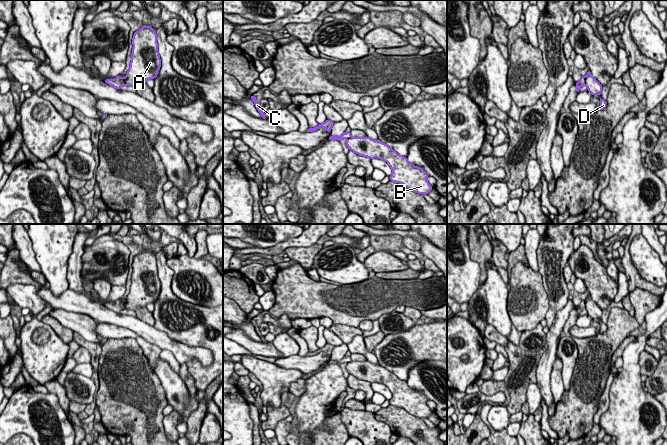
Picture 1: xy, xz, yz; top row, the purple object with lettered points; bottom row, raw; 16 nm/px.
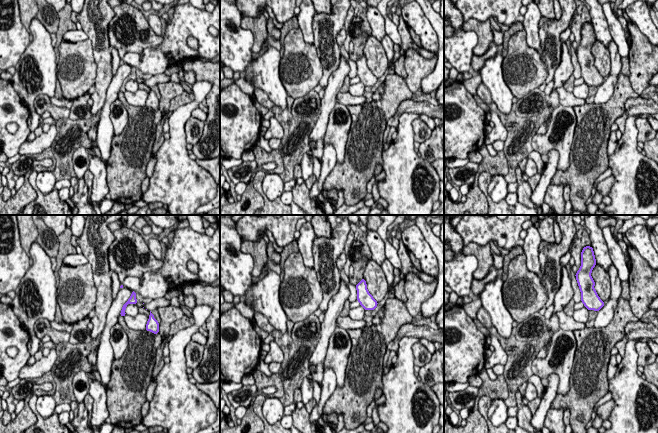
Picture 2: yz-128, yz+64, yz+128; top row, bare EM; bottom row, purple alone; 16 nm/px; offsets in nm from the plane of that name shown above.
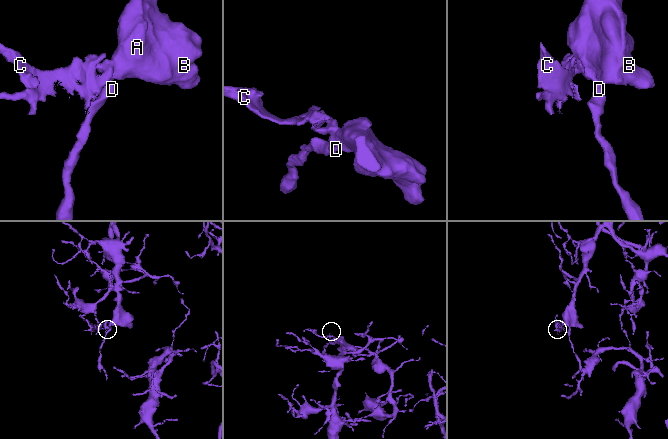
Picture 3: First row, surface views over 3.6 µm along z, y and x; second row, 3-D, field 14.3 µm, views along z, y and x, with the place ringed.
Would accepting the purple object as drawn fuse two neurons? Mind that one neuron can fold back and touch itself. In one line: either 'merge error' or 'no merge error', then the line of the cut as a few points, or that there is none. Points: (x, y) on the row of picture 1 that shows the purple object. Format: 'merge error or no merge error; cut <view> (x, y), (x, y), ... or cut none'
merge error; cut yz (584, 76), (585, 84)

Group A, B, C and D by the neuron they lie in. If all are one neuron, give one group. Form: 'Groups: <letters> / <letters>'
Groups: A B D / C

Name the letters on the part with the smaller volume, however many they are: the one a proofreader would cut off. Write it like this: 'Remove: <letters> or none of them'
Remove: C

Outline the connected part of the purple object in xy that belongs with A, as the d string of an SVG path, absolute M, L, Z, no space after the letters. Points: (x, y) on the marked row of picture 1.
M142 26L132 39L130 68L125 76L125 85L136 87L157 77L161 59L158 53L156 31L151 26Z

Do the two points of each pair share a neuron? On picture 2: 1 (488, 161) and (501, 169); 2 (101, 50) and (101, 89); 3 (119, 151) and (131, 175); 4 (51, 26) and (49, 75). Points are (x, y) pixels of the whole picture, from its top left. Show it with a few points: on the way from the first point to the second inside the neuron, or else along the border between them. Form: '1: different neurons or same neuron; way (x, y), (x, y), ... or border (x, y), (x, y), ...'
1: same neuron; way (491, 164), (498, 166)
2: same neuron; way (102, 60), (102, 79)
3: same neuron; way (125, 157), (126, 169)
4: different neurons; border (36, 18), (50, 33)

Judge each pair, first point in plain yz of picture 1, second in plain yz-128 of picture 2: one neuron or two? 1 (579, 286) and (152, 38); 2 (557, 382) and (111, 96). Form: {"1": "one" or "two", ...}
{"1": "two", "2": "one"}

